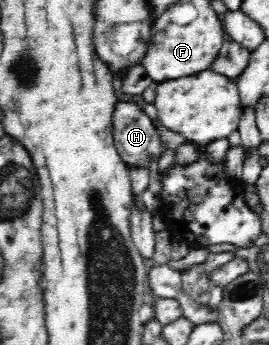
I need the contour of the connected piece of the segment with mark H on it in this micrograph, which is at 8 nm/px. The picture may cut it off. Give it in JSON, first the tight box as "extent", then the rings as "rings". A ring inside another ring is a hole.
{"extent":[113,101,162,169],"rings":[[[119,101],[113,117],[113,143],[121,160],[132,169],[150,169],[162,157],[162,135],[134,101]]]}

